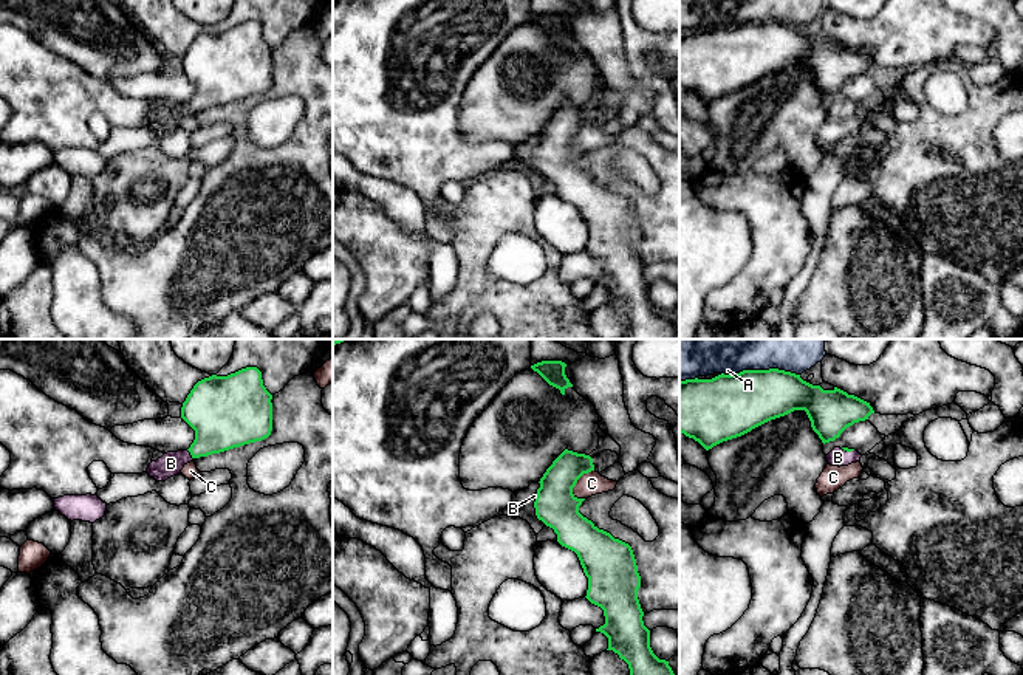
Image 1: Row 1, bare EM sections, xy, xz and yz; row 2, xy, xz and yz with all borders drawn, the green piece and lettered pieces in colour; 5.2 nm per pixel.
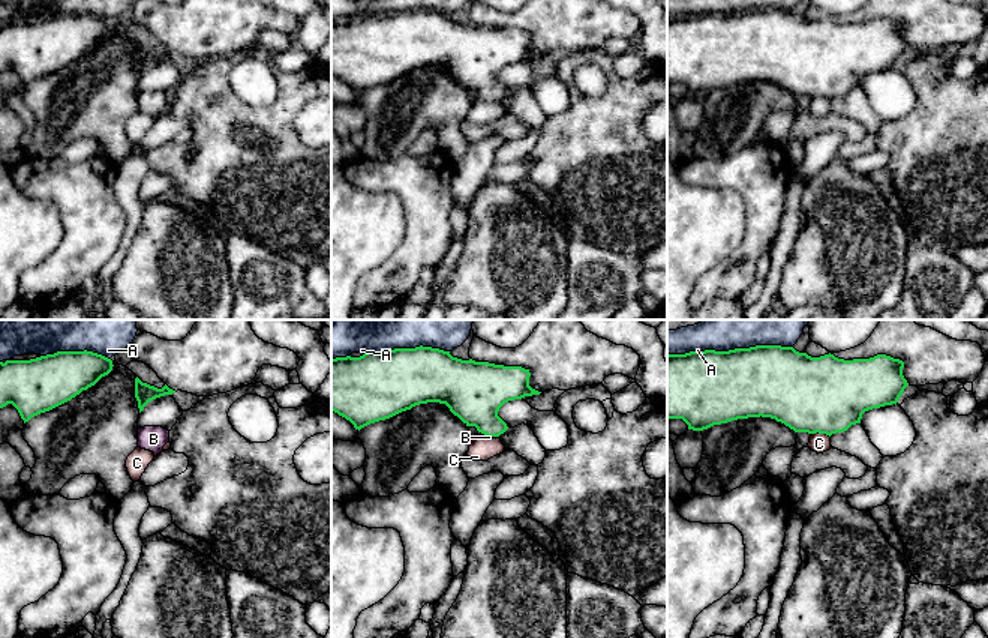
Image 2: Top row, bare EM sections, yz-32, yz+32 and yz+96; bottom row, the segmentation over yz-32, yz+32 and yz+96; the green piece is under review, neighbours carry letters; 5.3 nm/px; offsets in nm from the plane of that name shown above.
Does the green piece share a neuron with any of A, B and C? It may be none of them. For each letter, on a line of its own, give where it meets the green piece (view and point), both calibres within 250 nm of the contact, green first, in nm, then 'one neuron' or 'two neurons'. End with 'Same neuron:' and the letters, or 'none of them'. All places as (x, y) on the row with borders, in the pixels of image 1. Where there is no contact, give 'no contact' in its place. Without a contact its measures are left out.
A: yz (760, 370) | 340/360 nm | two neurons
B: xy (191, 454) | 320/120 nm | one neuron
C: xz (576, 482) | 220/120 nm | two neurons
Same neuron: B

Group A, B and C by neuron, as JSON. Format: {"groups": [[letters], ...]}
{"groups": [["A"], ["B"], ["C"]]}

